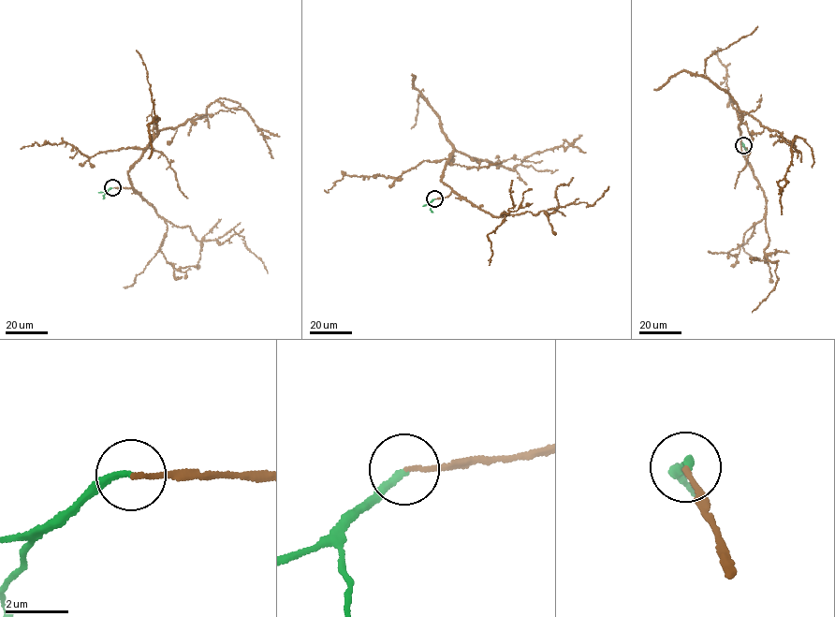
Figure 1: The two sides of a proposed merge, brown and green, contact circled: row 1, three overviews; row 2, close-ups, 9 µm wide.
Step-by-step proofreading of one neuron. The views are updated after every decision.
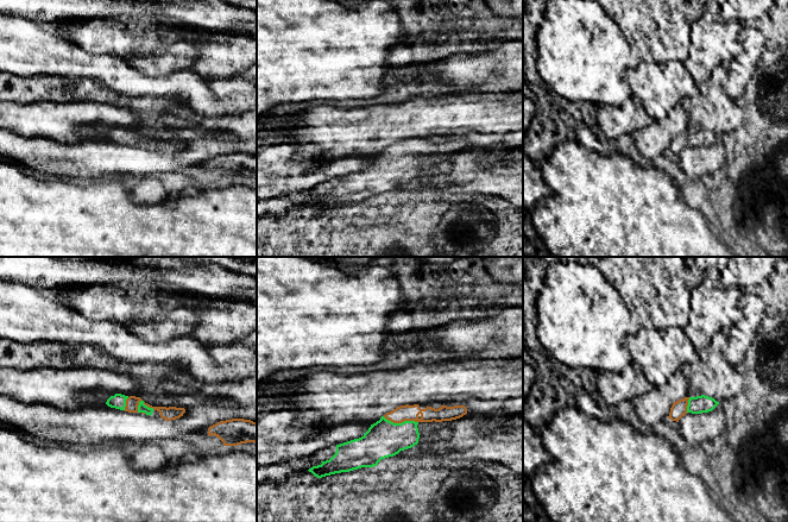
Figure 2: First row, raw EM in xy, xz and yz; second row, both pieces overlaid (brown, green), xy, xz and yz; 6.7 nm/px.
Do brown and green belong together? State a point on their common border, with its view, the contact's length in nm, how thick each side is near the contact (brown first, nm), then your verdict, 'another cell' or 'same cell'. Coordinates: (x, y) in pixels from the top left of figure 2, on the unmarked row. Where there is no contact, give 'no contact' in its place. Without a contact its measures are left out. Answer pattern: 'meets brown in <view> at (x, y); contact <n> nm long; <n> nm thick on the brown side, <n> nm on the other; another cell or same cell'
meets brown in xz at (401, 156); contact 240 nm long; 110 nm thick on the brown side, 240 nm on the other; same cell

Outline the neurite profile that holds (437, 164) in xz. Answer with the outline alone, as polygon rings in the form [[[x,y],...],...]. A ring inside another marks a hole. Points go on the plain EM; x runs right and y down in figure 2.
[[[455,153],[442,156],[418,156],[417,162],[420,166],[418,177],[425,175],[435,175],[448,172]]]

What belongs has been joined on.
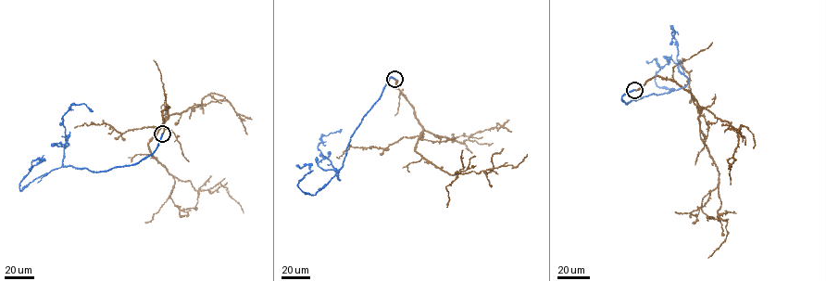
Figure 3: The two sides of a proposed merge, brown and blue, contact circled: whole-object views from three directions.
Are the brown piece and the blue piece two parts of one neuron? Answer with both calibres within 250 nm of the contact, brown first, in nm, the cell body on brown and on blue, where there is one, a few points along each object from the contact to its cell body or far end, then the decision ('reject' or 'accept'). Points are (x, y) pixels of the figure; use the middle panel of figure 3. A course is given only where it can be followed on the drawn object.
320 nm thick on the brown side, 400 nm on the other; no cell body on brown; no cell body on blue; brown runs (394, 79), (423, 130), (415, 150), (442, 170), (451, 174), (477, 173), (508, 165), (515, 168), (527, 154); blue runs (394, 79), (389, 78), (356, 128), (343, 165), (314, 195), (297, 185), (309, 172), (309, 165), (296, 165); accept

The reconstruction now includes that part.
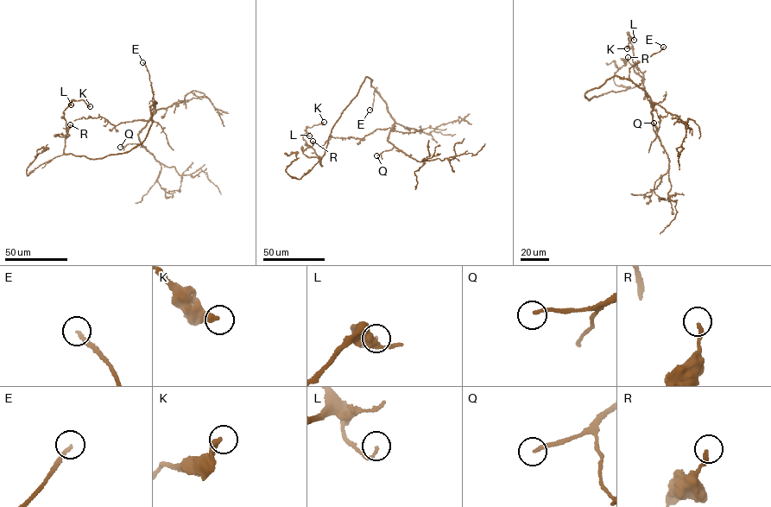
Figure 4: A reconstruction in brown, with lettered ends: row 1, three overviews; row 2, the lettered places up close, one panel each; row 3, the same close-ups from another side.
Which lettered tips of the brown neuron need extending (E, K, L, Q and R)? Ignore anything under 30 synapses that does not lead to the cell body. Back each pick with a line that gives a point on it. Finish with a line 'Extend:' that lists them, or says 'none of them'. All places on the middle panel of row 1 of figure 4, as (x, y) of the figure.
E: (369, 110)
Q: (376, 155)
Extend: E, Q

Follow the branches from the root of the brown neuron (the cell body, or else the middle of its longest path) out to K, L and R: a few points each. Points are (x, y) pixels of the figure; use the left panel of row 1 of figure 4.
K: (152, 121), (145, 139), (127, 151), (95, 159), (63, 154), (69, 135), (64, 110), (74, 100), (90, 106)
L: (152, 121), (145, 139), (127, 151), (95, 159), (63, 154), (66, 138), (69, 135), (63, 111), (71, 104)
R: (152, 121), (140, 145), (124, 153), (95, 159), (63, 154), (67, 136), (54, 135), (66, 135), (70, 124)

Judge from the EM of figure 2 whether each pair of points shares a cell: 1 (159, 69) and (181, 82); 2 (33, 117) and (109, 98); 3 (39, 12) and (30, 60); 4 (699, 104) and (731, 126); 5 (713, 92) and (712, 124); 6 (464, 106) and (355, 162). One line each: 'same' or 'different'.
1: different
2: different
3: different
4: same
5: same
6: different

